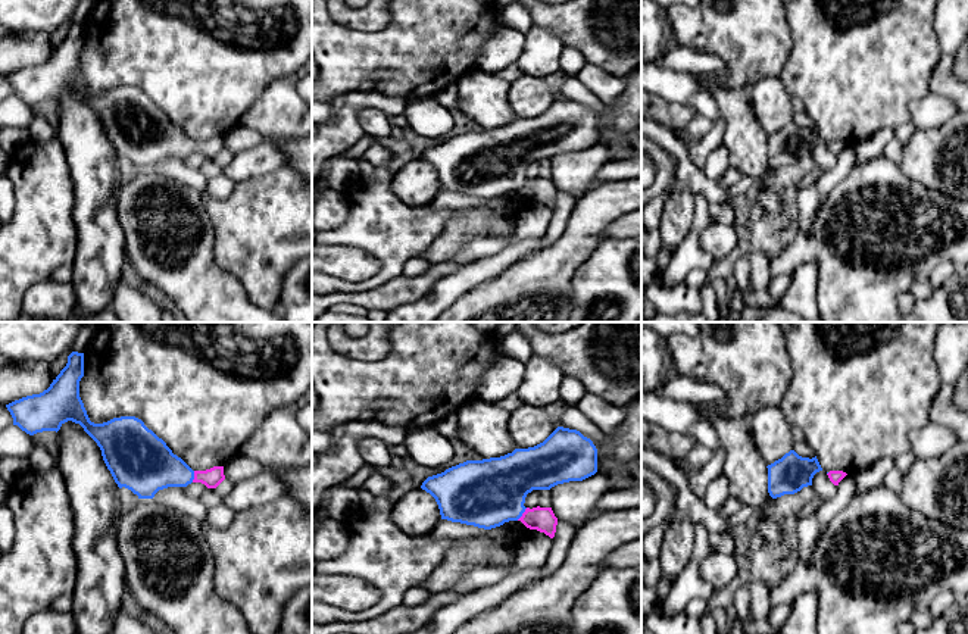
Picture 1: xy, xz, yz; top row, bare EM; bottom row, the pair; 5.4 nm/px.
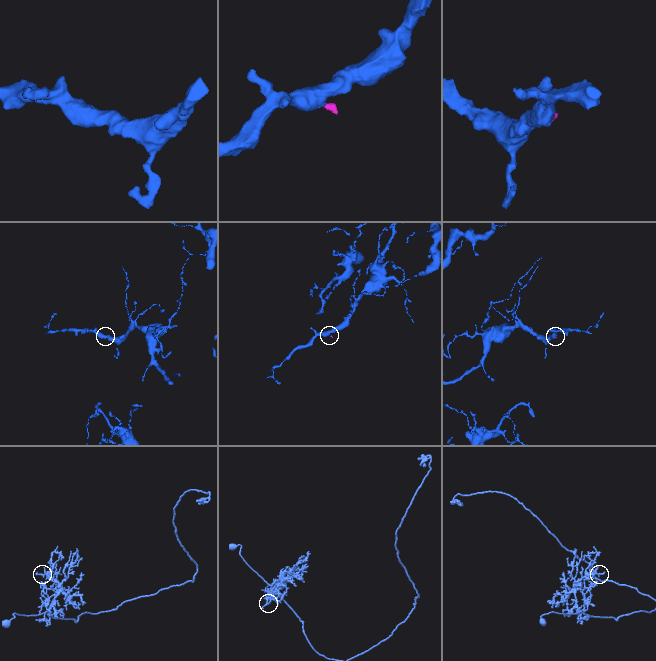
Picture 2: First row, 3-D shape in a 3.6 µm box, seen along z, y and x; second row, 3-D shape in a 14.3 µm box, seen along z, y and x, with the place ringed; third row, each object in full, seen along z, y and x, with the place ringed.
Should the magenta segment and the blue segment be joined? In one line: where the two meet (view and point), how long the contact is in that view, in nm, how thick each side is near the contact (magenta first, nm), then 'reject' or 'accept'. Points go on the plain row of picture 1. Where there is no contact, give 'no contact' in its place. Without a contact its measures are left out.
xz (522, 184) | 90 nm | 140/380 nm | accept

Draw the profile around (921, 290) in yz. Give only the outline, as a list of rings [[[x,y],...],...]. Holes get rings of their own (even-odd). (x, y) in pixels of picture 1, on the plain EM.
[[[919,281],[912,285],[911,294],[914,296],[915,300],[924,300],[931,296],[933,290],[934,287],[931,285],[930,281]]]

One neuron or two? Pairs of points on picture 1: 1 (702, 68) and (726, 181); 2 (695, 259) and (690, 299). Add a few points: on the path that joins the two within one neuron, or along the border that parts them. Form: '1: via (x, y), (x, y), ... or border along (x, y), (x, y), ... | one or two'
1: border along (730, 165), (743, 175) | two
2: border along (683, 283), (665, 289) | two

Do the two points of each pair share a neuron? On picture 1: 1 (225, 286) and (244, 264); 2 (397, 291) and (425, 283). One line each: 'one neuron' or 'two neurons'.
1: two neurons
2: one neuron

